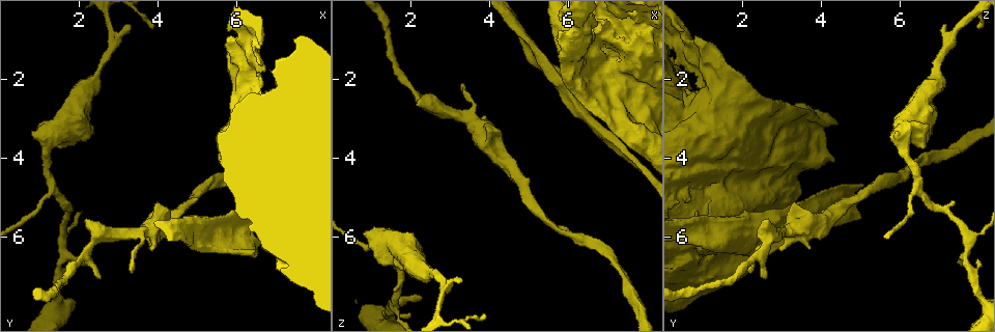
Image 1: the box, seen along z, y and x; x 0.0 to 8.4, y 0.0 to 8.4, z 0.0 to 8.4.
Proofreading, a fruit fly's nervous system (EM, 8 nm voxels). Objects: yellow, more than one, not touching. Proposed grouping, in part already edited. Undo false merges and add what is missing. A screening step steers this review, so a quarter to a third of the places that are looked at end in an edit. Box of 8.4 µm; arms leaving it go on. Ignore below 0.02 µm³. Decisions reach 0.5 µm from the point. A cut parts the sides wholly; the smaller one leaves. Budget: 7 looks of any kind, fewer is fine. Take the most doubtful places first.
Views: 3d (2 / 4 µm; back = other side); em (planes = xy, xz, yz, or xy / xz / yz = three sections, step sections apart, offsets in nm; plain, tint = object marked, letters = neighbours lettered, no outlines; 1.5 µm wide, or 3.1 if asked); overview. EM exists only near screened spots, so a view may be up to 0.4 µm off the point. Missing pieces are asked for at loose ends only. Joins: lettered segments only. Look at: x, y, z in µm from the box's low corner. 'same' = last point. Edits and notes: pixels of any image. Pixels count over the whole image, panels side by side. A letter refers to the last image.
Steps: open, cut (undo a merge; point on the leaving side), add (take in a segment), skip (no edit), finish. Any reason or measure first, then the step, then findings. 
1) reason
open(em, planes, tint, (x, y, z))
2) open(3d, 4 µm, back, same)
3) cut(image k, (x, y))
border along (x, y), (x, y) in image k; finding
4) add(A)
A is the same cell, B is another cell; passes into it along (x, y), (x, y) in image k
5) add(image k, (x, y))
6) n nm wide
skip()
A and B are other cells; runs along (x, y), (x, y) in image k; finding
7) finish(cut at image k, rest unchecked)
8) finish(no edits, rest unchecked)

an open end
open(3d, 4 µm, (5.80, 0.90, 0.90))

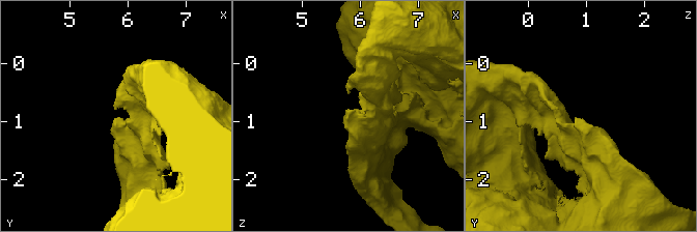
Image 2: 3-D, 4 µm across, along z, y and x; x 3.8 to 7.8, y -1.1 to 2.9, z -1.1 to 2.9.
now the EM
open(em, xz, step 4, tint, (5.80, 0.95, 0.90))

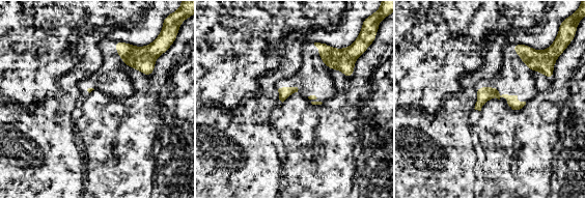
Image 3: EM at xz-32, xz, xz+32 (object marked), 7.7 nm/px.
open(em, planes, letters, same)

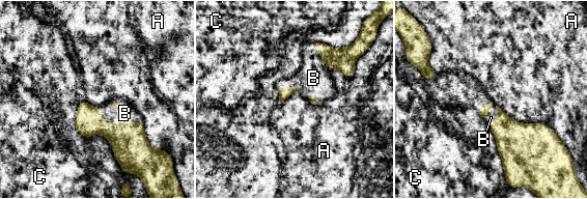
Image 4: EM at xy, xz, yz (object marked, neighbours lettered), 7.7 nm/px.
add(B)
B is the same cell, A and C are other cells; passes into it along (129, 142), (115, 122), (124, 113) in image 4; it goes on there

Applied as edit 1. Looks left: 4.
an open end
open(3d, 2 µm, back, (3.15, 0.60, 7.15))

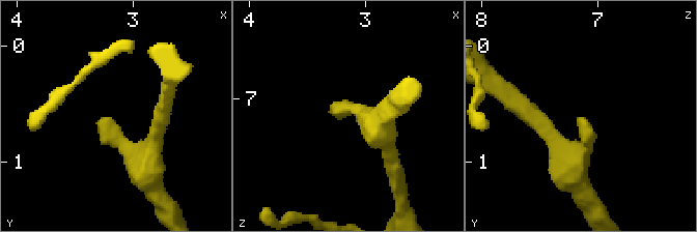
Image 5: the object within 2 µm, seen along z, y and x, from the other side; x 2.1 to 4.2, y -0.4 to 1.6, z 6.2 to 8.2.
need the tissue
open(em, planes, letters, (3.20, 0.62, 7.14))

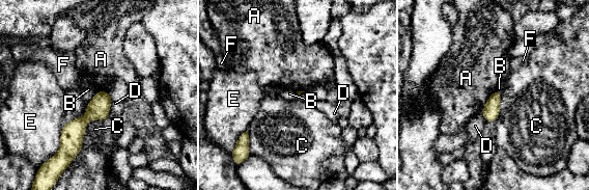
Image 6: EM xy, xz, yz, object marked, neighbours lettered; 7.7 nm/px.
skip()
A, B, C, D, E and F are other cells; border along (97, 89), (94, 96), (86, 103) in image 6; none of them fits

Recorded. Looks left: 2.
free end
open(em, planes, letters, (4.95, 5.45, 1.05))

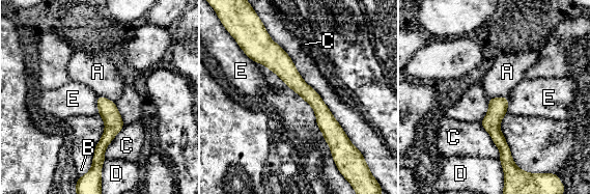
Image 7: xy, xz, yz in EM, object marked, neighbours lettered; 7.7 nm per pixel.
150 nm wide
skip()
A, B, C, D and E are other cells; border along (507, 96), (488, 98) in image 7; none of them fits

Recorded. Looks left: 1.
finish(add at image 4, rest unchecked)

